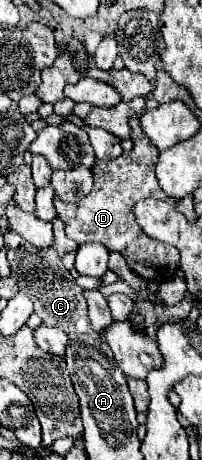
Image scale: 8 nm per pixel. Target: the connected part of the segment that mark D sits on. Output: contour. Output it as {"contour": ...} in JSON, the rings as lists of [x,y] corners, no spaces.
{"contour":[[[133,117],[131,119],[131,139],[135,143],[133,151],[123,153],[121,157],[113,161],[97,161],[95,167],[91,169],[95,175],[95,185],[89,195],[79,199],[77,203],[63,203],[59,199],[53,199],[53,205],[57,209],[59,219],[65,225],[65,235],[77,241],[79,245],[97,241],[103,243],[109,251],[119,251],[131,271],[141,275],[143,279],[153,279],[153,281],[167,281],[175,275],[179,269],[179,251],[173,249],[171,245],[163,245],[157,239],[151,239],[143,233],[139,223],[135,221],[133,207],[139,199],[145,197],[155,197],[161,201],[173,201],[167,195],[163,195],[163,189],[159,187],[159,181],[155,177],[155,165],[159,159],[159,149],[151,145],[147,135],[141,129],[141,119]]]}

